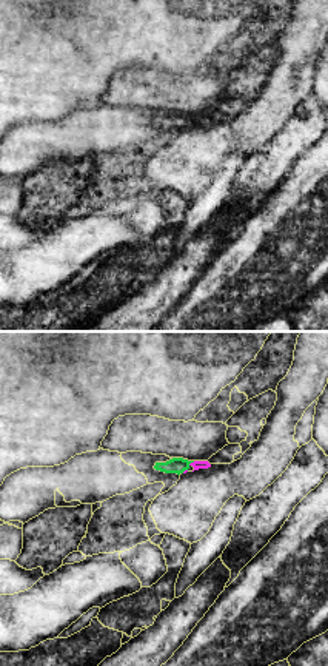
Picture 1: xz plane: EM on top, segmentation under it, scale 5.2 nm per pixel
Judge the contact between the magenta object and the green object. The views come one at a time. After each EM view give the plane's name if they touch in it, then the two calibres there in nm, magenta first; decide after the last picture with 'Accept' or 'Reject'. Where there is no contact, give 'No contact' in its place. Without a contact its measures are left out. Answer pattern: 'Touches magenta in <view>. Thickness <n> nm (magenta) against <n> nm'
Touches magenta in xz. Thickness 50 nm (magenta) against 80 nm

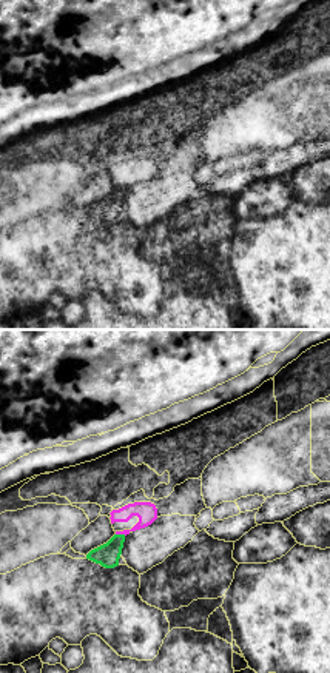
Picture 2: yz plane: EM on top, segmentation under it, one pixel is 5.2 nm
Touches magenta in yz. Thickness 110 nm (magenta) against 120 nm

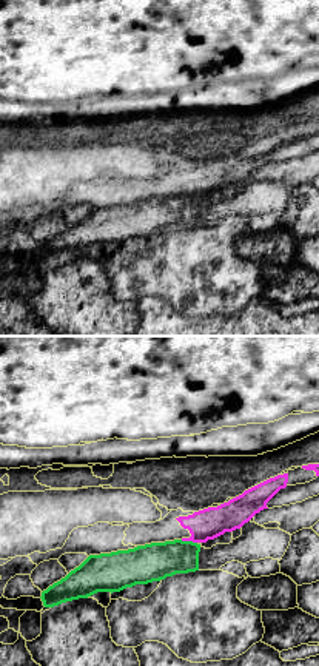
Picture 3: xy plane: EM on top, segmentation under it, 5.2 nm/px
Touches magenta in xy. Thickness 160 nm (magenta) against 200 nm

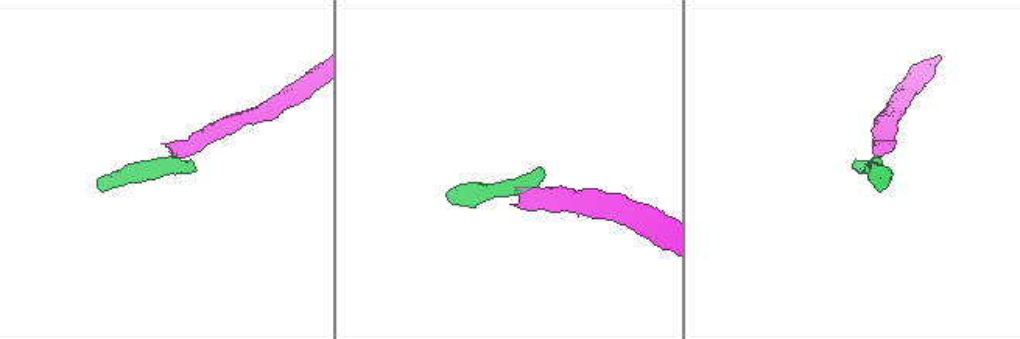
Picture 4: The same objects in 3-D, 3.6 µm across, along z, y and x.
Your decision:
Reject

